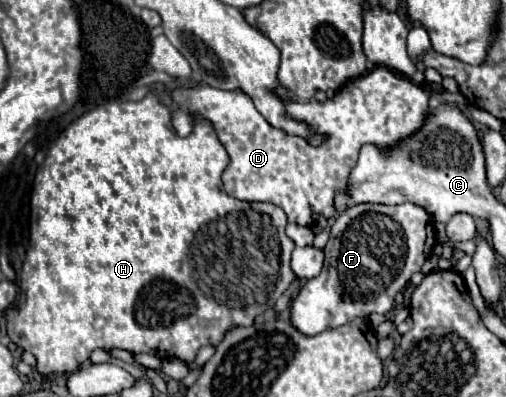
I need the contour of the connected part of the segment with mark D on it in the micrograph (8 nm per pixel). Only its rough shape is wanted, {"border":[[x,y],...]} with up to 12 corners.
{"border":[[377,66],[275,130],[241,92],[177,88],[173,126],[215,126],[225,192],[289,222],[335,218],[363,144],[419,130],[427,94]]}

